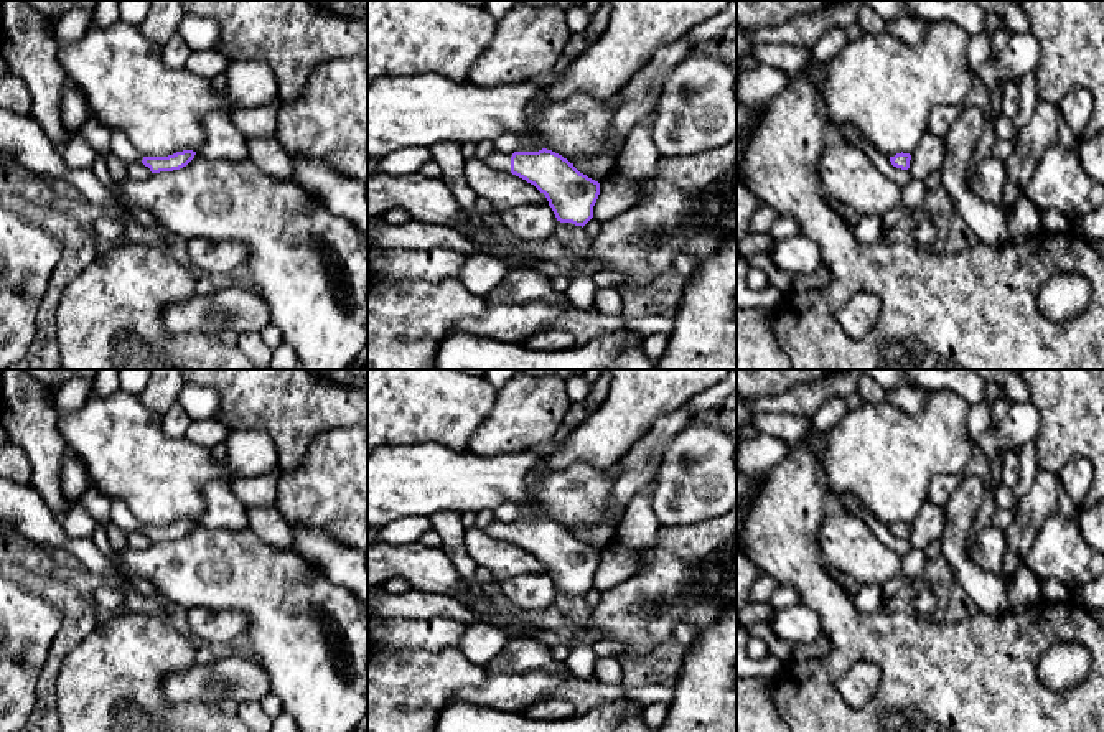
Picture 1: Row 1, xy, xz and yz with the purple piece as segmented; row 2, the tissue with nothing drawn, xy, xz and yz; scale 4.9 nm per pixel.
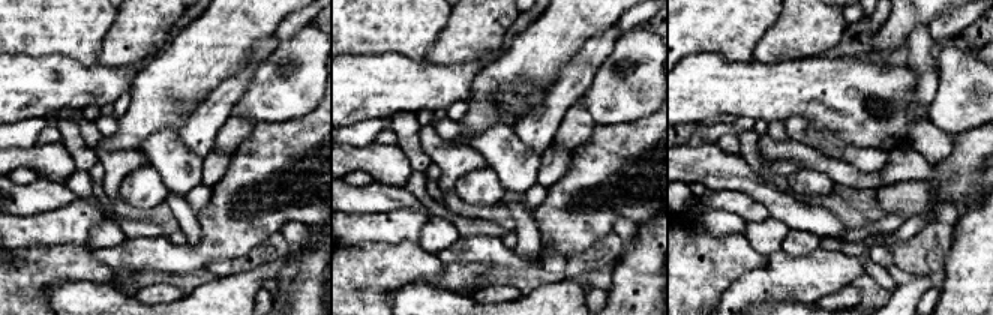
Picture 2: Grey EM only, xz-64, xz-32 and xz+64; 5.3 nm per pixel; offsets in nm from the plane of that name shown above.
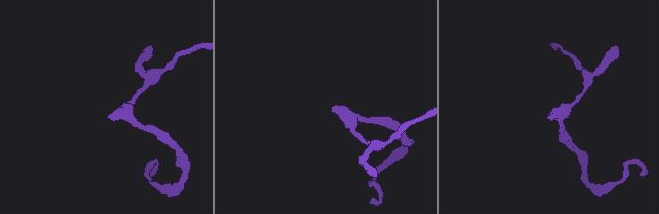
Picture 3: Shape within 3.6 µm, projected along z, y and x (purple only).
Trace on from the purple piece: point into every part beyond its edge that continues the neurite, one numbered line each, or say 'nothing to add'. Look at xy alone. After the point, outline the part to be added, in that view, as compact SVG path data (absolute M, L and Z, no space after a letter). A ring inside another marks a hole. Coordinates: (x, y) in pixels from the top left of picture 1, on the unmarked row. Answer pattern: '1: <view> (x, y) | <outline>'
1: xy (121, 516) | M110 501L110 521L125 534L142 531L145 524L135 519L130 511L117 501Z

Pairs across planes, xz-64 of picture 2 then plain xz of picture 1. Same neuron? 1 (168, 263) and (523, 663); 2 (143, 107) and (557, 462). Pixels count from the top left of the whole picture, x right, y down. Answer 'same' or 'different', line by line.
1: same
2: same

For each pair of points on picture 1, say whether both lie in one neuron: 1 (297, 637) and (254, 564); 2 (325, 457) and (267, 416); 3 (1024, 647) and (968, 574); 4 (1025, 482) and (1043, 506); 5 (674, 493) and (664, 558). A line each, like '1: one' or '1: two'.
1: one
2: two
3: two
4: two
5: two

